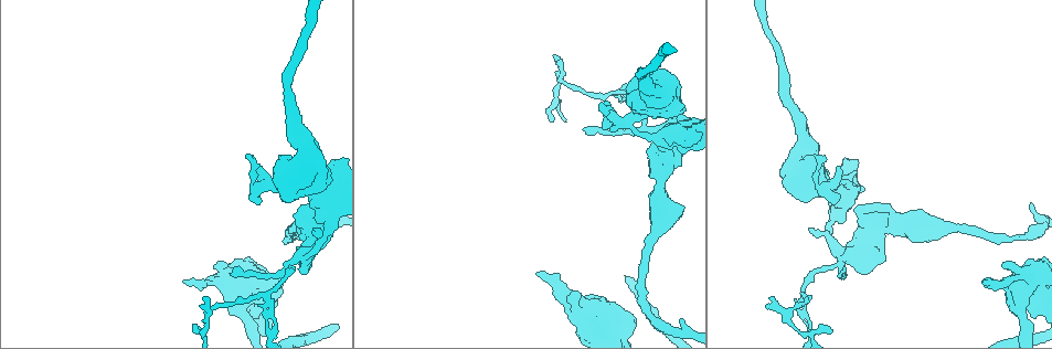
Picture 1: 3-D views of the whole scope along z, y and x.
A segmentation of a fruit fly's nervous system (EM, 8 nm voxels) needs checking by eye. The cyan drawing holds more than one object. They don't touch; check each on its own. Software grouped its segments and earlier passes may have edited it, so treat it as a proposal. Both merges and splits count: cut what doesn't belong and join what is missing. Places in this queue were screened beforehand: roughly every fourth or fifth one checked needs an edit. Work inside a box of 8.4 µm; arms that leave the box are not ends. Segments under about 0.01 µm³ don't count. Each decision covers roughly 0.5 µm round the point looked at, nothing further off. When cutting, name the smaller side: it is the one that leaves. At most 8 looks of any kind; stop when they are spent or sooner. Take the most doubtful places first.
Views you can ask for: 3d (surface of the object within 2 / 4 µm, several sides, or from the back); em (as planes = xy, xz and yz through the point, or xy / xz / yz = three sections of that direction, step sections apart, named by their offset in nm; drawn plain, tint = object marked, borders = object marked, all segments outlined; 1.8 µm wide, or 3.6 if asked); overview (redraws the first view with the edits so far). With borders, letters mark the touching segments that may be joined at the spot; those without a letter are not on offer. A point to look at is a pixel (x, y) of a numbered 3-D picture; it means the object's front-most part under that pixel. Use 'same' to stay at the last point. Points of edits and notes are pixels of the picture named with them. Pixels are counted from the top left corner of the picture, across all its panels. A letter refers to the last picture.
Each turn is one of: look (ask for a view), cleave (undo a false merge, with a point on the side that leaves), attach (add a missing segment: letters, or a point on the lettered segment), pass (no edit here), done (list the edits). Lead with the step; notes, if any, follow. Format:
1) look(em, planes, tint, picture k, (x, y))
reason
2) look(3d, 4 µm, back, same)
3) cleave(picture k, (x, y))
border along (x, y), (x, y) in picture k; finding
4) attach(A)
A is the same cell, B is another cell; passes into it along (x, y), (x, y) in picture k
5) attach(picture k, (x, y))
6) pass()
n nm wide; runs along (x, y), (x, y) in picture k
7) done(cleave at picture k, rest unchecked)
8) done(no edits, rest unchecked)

look(3d, 4 µm, picture 1, (625, 120))
small branch off a trunk

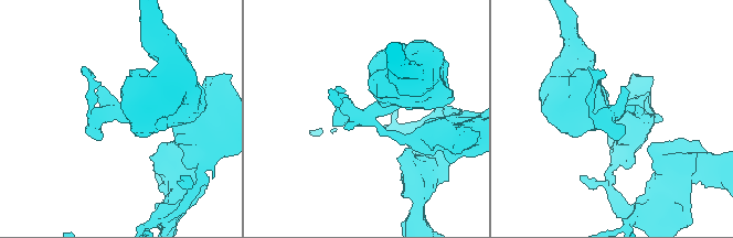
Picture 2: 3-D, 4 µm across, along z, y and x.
look(em, planes, tint, picture 2, (615, 116))
need the tissue

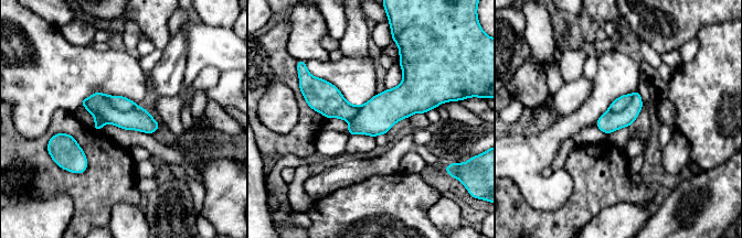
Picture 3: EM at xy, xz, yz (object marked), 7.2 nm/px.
look(em, planes, borders, same)
what lies round it

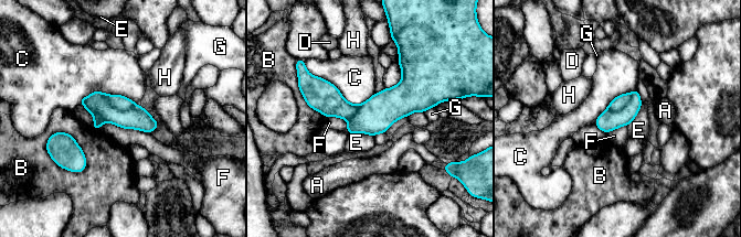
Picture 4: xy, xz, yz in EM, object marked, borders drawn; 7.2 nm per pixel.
cleave(picture 4, (138, 118))
A, B, C, D, E, F, G and H are other cells; a second neuron is stuck on

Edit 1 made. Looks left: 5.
look(overview)

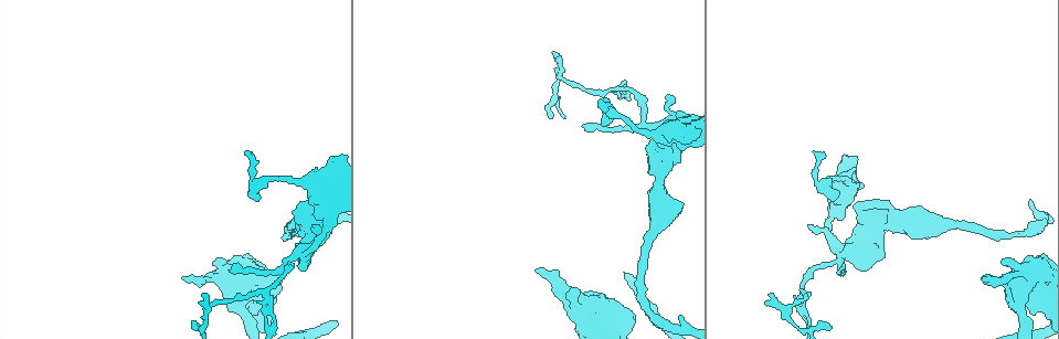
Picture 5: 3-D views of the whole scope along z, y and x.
look(em, 3.6 µm, planes, borders, picture 5, (254, 281))
thick turns thin

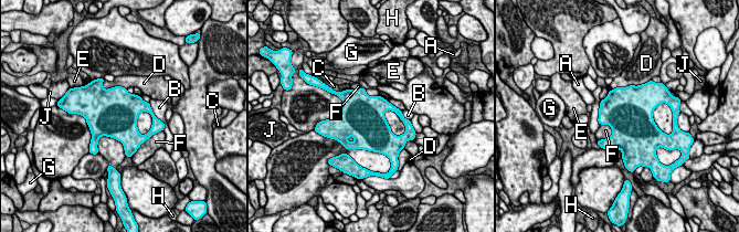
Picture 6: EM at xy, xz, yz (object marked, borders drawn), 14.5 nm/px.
pass()
D touches over 400 nm; A, B, C, D, E, F, G, H and J are other cells; border along (609, 124), (612, 134), (597, 140) in picture 6; all the same neuron

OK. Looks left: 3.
look(3d, 2 µm, back, picture 5, (680, 316))
an open end

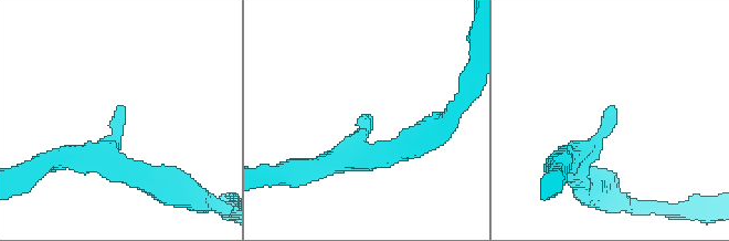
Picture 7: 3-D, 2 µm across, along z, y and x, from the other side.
look(em, yz, step 4, tint, picture 7, (366, 115))

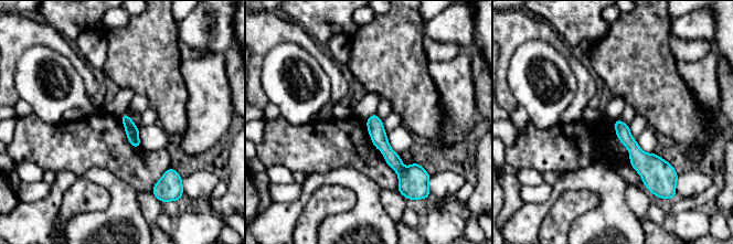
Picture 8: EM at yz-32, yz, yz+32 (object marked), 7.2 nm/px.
look(em, planes, borders, same)

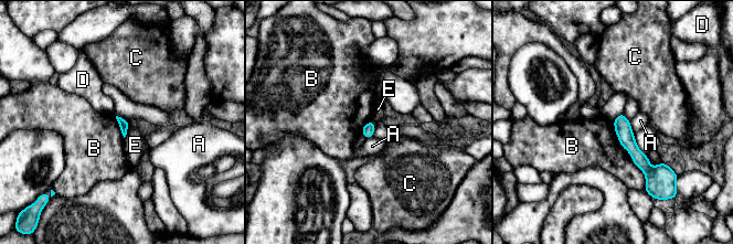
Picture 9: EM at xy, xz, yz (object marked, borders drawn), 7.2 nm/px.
pass()
A, B, C, D and E are other cells; runs along (620, 117), (650, 180) in picture 9; no lettered segment goes on from it

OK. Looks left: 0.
done(cleave at picture 4, rest unchecked)

